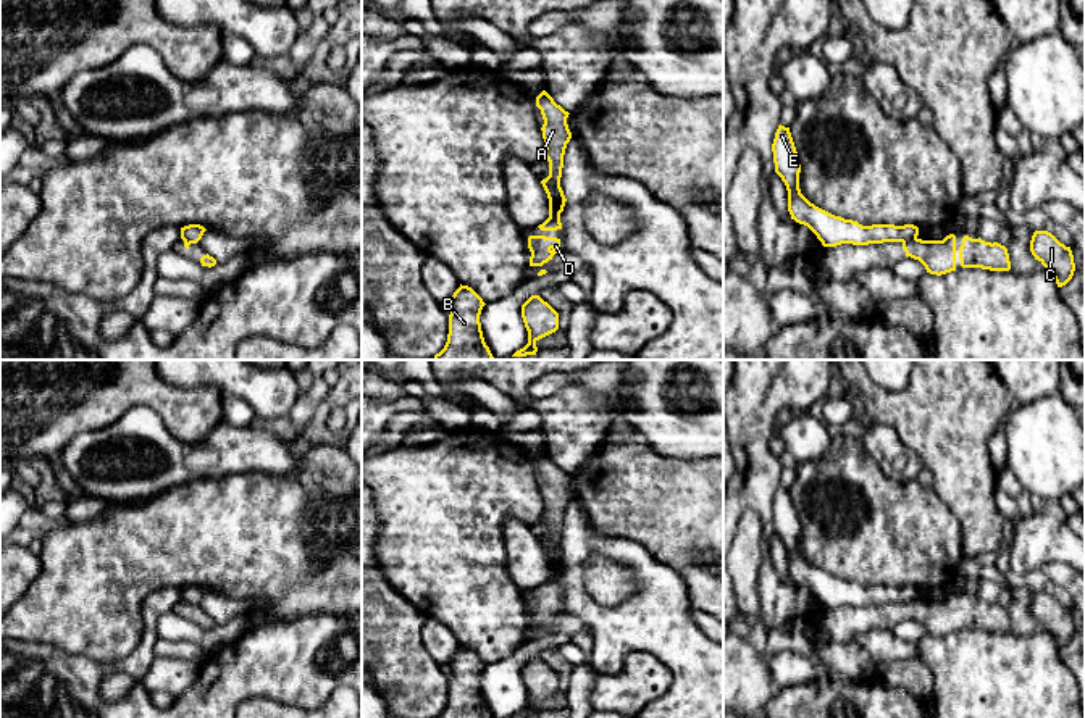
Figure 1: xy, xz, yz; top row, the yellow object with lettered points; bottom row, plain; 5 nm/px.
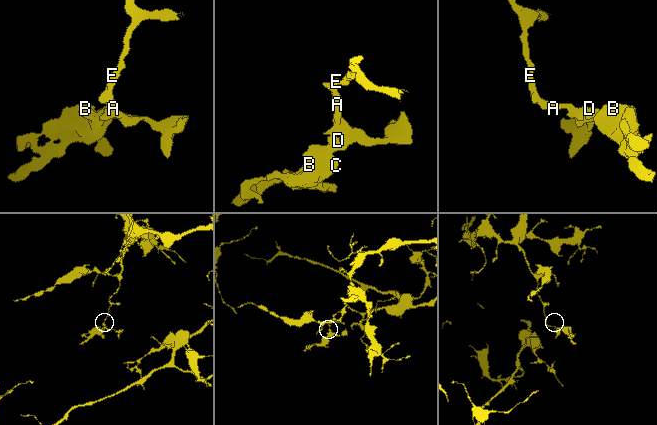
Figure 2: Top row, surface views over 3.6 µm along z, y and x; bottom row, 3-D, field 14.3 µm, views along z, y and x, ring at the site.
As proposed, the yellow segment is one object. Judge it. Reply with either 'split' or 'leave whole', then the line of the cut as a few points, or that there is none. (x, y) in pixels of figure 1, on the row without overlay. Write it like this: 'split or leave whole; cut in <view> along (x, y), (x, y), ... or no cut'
split; cut in xz along (546, 539), (559, 549)

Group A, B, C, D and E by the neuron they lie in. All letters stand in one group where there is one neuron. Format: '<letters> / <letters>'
A E / B C D

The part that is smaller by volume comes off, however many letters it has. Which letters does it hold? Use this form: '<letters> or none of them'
B, C, D

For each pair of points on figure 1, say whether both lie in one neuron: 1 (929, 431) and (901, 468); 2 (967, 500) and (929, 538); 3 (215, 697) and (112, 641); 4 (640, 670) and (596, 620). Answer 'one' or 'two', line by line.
1: two
2: two
3: two
4: two

